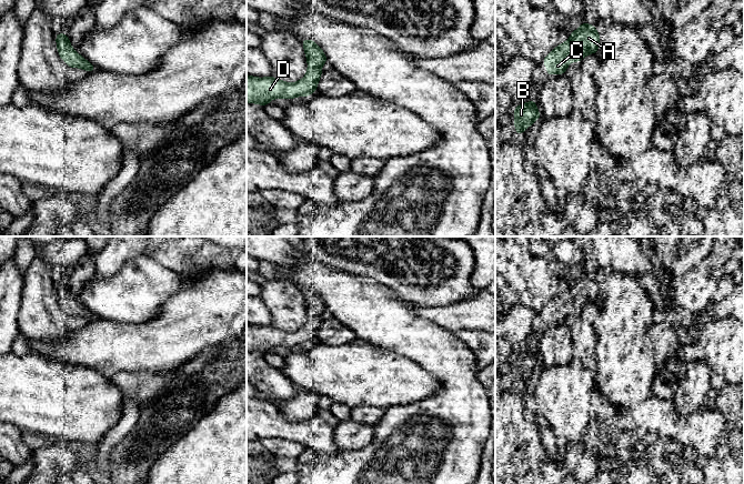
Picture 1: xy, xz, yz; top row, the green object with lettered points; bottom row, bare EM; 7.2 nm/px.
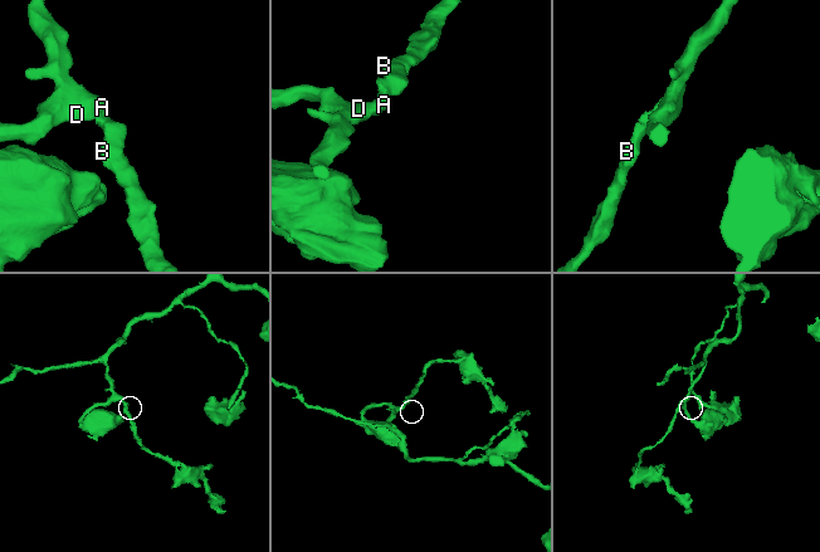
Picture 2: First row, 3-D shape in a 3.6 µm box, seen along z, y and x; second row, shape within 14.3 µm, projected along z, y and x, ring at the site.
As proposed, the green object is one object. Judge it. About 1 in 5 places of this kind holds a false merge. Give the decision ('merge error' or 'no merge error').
no merge error

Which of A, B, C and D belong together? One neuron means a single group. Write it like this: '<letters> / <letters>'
A B C D

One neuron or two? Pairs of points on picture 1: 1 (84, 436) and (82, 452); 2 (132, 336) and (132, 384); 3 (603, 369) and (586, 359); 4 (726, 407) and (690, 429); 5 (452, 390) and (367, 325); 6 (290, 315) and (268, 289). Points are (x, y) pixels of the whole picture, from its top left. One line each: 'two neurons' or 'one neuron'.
1: two neurons
2: two neurons
3: two neurons
4: two neurons
5: one neuron
6: one neuron

